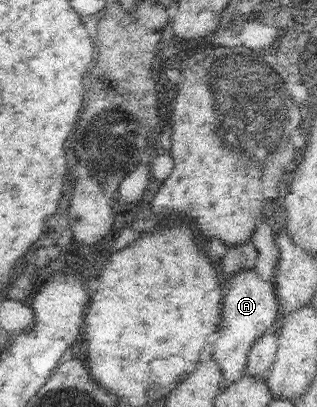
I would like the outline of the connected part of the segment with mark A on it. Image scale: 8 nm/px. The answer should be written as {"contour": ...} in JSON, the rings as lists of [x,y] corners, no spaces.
{"contour":[[[243,267],[229,279],[223,295],[220,326],[217,340],[212,344],[212,359],[221,369],[221,386],[225,388],[237,383],[246,375],[248,354],[252,346],[265,334],[269,327],[278,326],[280,305],[276,299],[274,283],[265,282],[255,268]]]}

